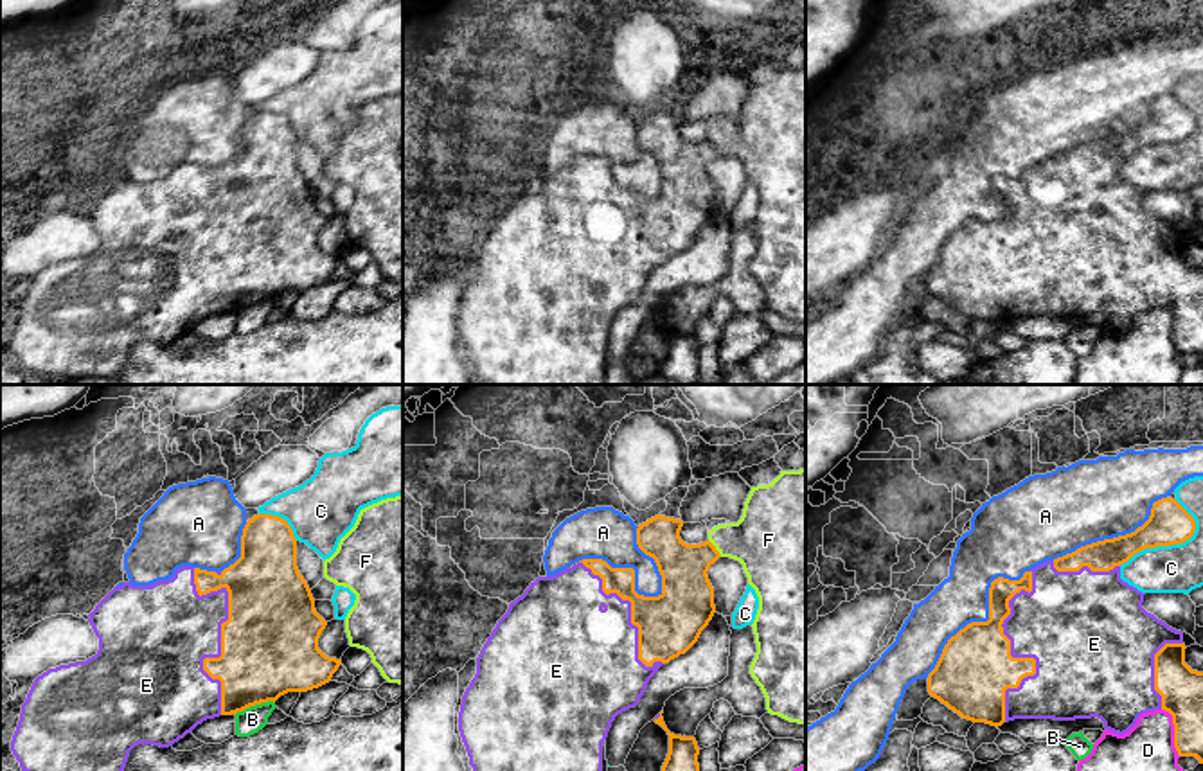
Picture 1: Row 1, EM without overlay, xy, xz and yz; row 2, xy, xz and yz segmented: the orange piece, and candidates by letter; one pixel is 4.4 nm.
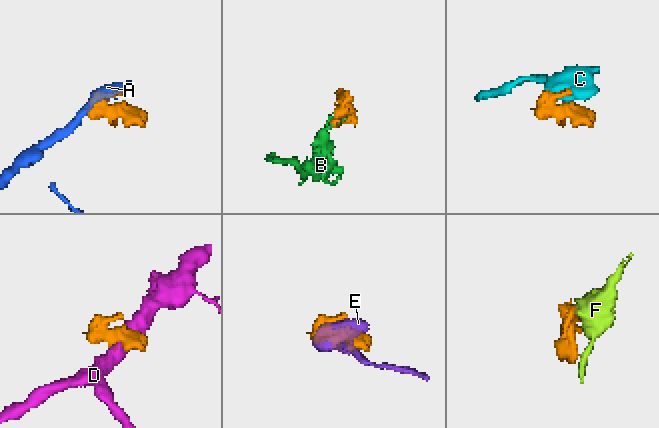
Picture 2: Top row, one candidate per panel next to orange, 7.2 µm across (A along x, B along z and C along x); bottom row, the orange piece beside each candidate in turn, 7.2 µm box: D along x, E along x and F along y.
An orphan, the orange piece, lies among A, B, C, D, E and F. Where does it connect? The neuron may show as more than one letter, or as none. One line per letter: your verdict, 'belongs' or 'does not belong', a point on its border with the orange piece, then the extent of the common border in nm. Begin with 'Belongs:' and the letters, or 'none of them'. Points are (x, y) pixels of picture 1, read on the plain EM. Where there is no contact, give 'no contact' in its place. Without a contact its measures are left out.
Belongs: E
A: does not belong; contact xz (624, 166); length 440 nm
B: does not belong; contact xy (254, 302); length 190 nm
C: does not belong; contact yz (1164, 142); length 400 nm
D: does not belong; contact yz (1175, 329); length 240 nm
E: belongs; contact xy (222, 230); length 650 nm
F: does not belong; contact xz (714, 146); length 100 nm

